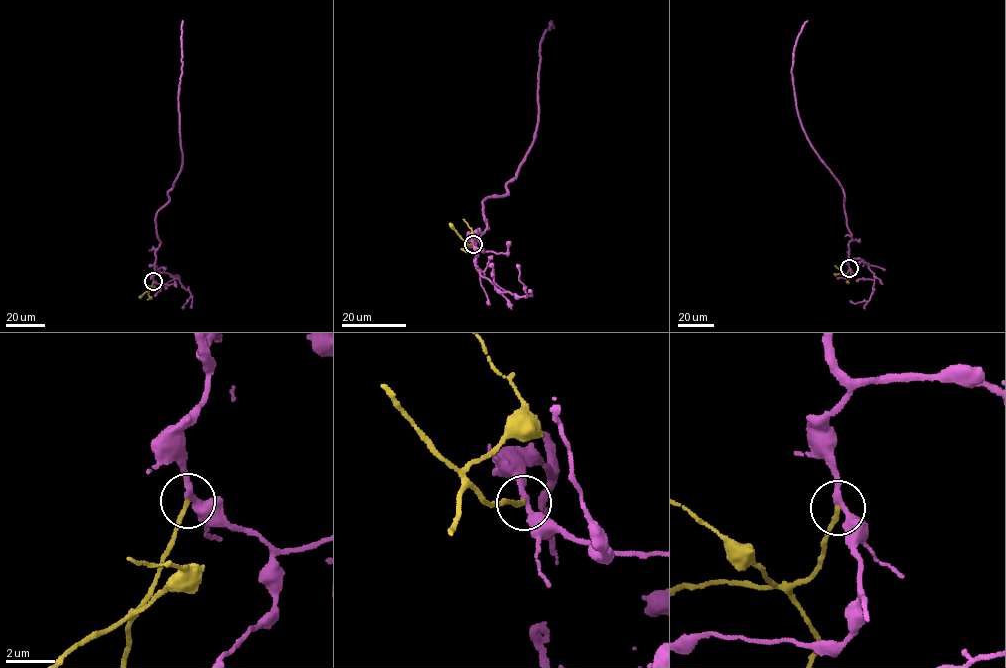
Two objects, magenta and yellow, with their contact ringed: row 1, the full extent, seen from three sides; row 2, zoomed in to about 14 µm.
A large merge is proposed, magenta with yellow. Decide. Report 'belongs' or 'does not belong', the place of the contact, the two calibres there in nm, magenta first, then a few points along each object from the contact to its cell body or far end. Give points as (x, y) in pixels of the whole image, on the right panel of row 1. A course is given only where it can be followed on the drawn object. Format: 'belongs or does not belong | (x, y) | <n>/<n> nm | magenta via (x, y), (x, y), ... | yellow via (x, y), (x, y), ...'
belongs | (849, 268) | 200/180 nm | magenta via (849, 268), (852, 239), (844, 193), (810, 143), (796, 107), (793, 51), (807, 21) | yellow via (849, 268), (845, 273), (835, 265)

